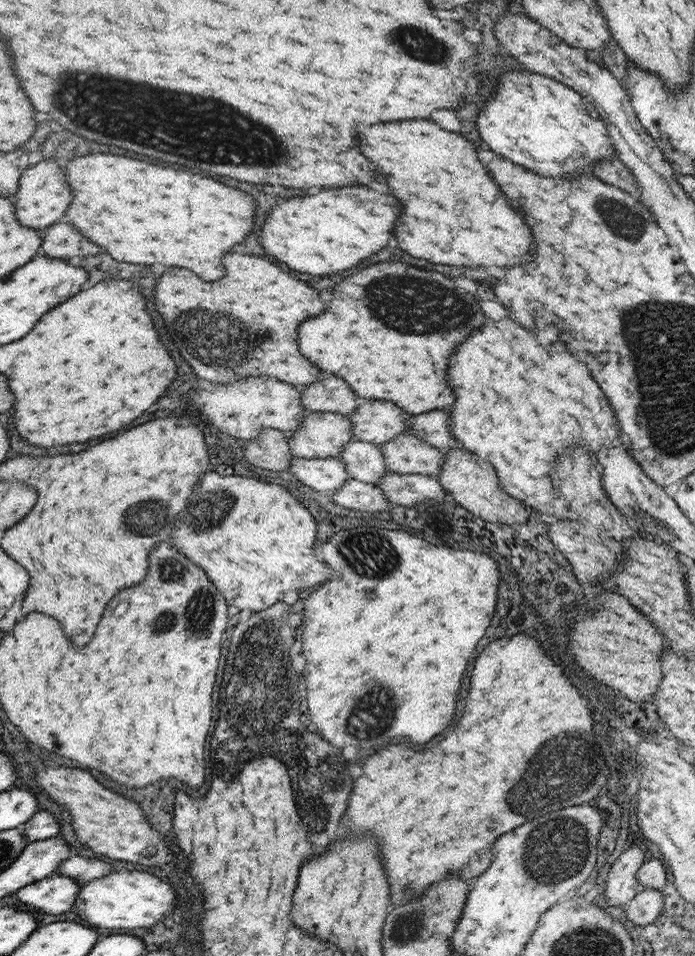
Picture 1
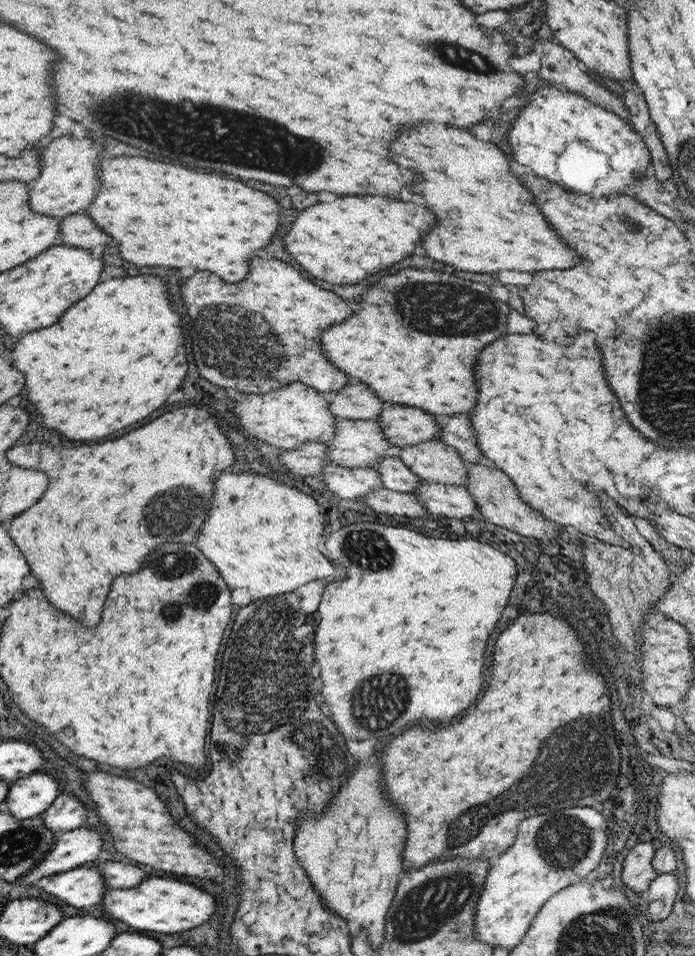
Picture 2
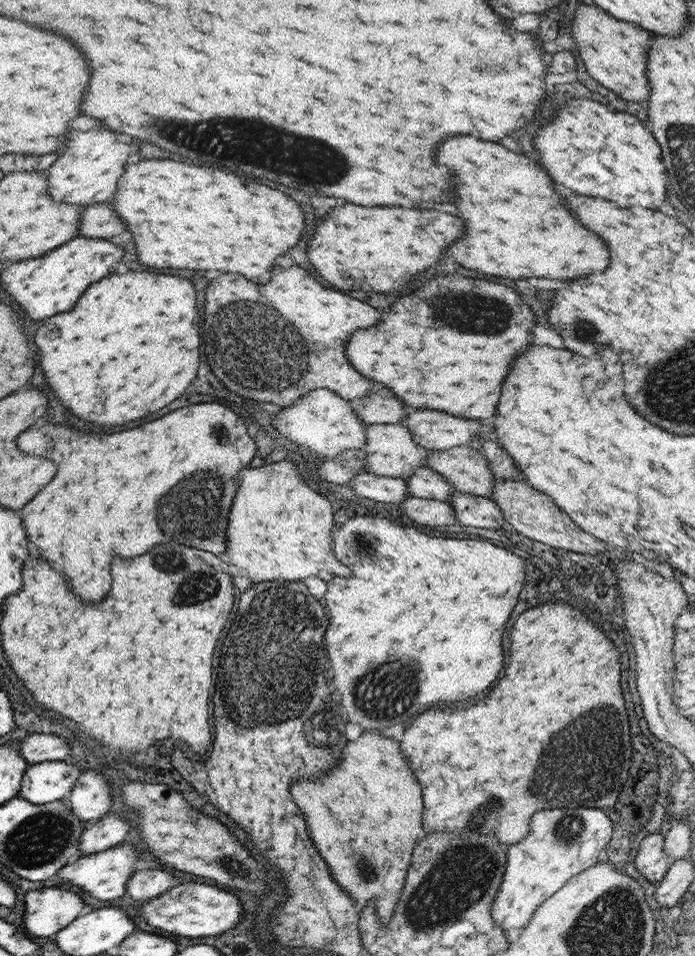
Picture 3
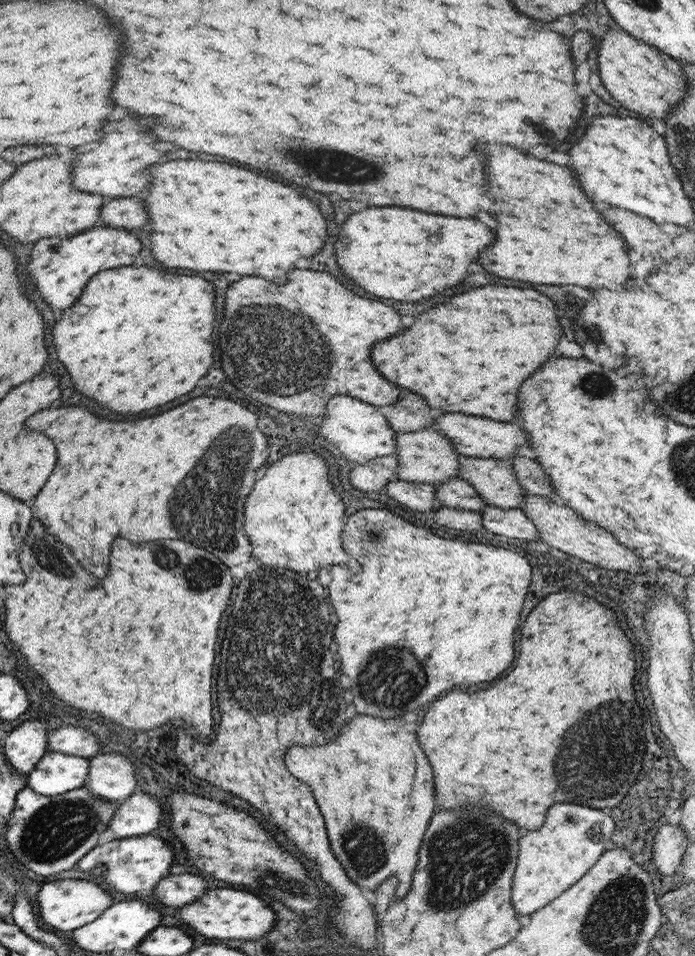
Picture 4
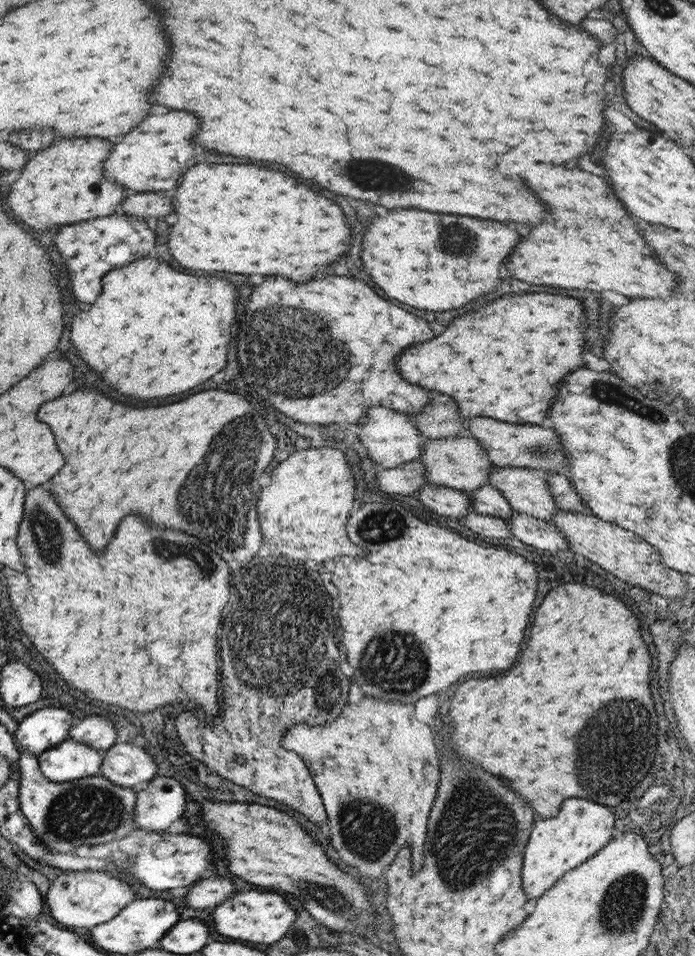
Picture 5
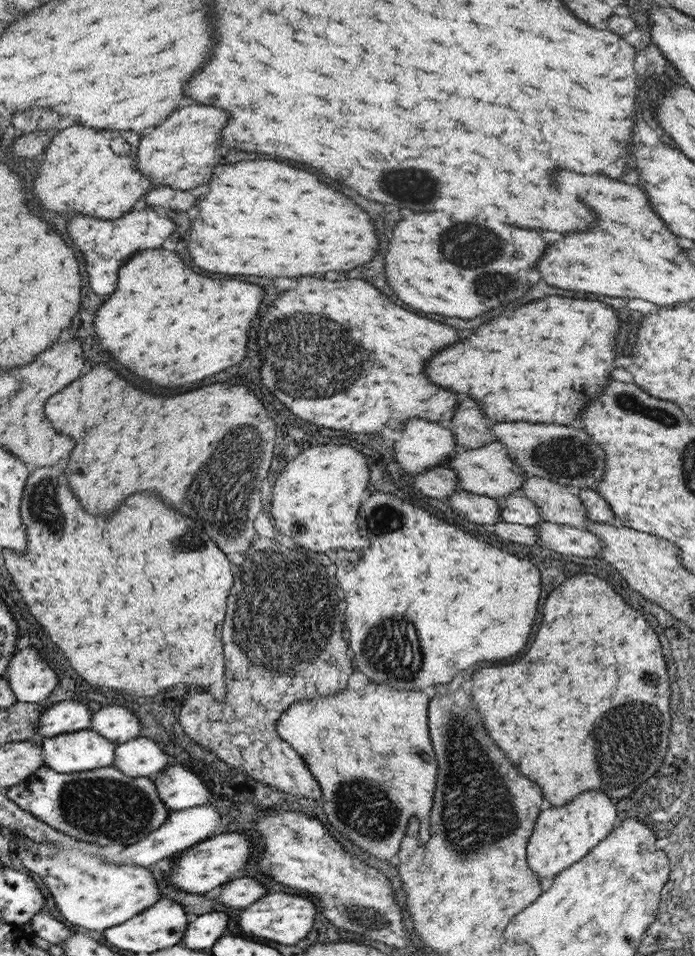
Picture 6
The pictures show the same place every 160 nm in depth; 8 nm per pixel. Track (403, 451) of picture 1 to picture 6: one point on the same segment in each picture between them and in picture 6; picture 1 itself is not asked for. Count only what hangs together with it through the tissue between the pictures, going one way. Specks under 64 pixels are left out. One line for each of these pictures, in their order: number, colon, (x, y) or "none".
2: (434, 461)
3: (469, 472)
4: (495, 480)
5: (527, 490)
6: (559, 504)

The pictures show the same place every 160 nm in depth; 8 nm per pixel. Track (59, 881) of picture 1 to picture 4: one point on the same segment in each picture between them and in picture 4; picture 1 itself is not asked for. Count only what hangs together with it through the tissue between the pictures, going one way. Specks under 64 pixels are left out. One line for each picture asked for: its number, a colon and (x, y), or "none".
2: (83, 886)
3: (104, 874)
4: (128, 866)

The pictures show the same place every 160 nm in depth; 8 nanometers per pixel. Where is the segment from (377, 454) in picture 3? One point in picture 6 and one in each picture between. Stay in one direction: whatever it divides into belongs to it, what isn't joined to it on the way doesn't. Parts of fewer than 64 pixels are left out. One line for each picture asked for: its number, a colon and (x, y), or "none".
4: (425, 456)
5: (460, 462)
6: (489, 471)

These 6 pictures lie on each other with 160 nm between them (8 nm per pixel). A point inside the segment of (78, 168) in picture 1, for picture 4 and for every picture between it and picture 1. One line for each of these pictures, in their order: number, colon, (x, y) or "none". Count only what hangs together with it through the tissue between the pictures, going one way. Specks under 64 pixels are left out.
2: (164, 215)
3: (188, 217)
4: (207, 216)

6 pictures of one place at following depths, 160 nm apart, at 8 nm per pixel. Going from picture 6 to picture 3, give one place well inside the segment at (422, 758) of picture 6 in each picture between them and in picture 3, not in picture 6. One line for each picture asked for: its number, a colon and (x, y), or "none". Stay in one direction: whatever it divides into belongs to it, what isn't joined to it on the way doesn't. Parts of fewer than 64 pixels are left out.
3: (365, 816)
4: (375, 787)
5: (377, 770)

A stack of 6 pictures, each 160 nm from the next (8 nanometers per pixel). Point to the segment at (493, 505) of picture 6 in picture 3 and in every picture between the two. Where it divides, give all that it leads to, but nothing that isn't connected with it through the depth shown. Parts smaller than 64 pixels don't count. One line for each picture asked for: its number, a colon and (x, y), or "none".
3: (380, 488)
4: (417, 496)
5: (449, 502)

